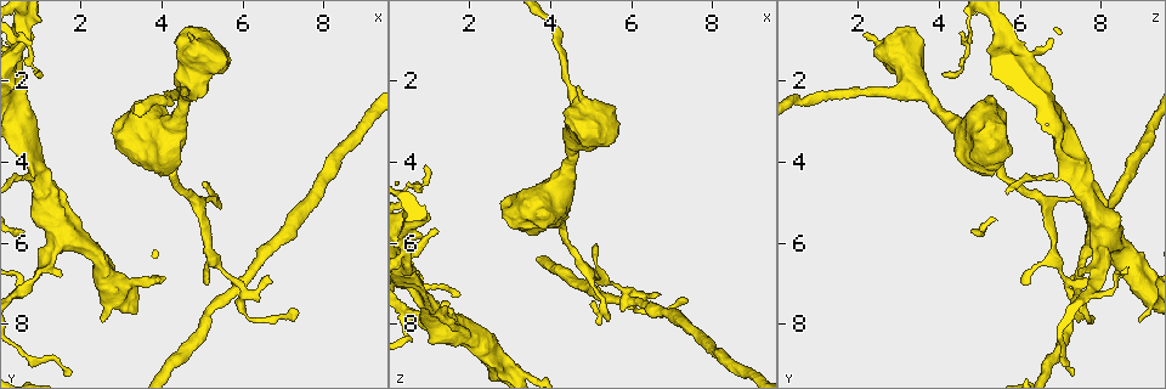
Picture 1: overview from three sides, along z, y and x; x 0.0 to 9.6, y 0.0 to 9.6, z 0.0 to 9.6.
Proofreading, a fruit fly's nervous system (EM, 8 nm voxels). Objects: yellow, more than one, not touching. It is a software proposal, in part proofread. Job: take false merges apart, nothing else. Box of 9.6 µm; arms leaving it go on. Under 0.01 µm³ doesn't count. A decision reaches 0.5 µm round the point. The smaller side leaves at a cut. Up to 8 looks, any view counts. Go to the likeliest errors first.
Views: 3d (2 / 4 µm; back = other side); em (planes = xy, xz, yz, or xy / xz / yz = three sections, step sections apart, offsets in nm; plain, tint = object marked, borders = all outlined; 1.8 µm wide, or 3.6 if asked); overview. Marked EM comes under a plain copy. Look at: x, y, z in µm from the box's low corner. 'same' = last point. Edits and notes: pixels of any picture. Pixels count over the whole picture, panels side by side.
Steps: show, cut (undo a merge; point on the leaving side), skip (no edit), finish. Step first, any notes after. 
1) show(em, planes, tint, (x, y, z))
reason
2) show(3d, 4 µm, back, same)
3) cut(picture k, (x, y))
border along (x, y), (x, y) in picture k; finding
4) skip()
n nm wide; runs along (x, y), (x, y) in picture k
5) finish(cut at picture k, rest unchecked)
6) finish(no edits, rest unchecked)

show(em, planes, tint, (6.00, 7.10, 7.40))
four-way junction

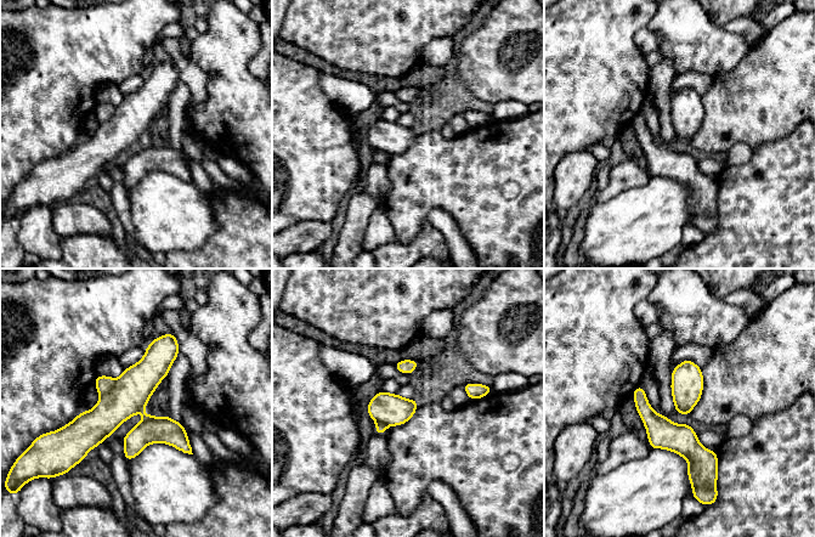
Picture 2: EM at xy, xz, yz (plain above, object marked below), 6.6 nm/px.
cut(picture 2, (131, 391))
220 nm wide; two cells meet here

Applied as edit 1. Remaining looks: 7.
show(overview)

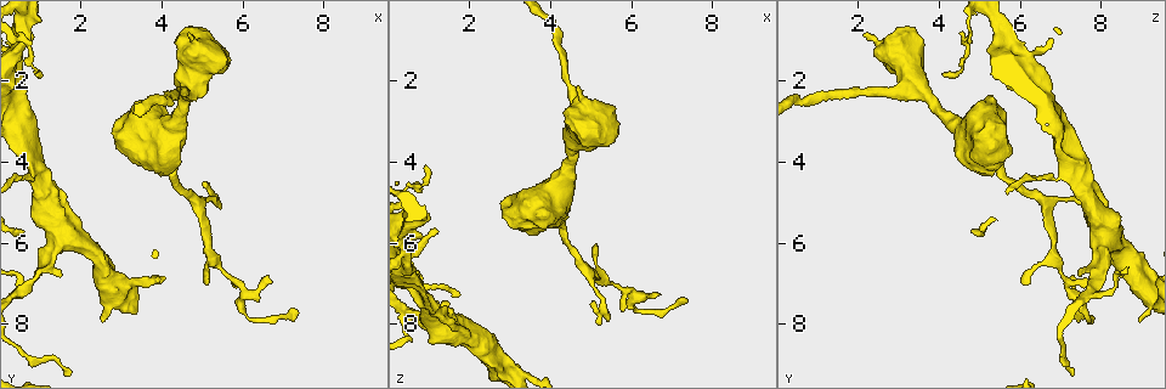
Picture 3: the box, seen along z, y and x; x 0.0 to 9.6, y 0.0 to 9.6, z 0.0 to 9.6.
show(3d, 4 µm, (1.15, 4.95, 7.70))
calibre changes

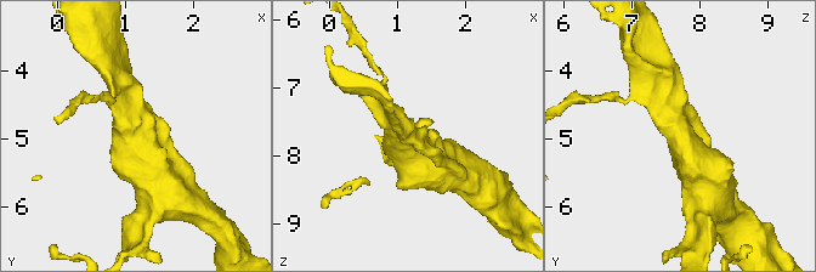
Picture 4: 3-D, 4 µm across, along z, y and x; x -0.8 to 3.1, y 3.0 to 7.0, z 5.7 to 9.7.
show(em, 3.6 µm, planes, tint, (1.15, 5.00, 7.75))
shape alone is not enough

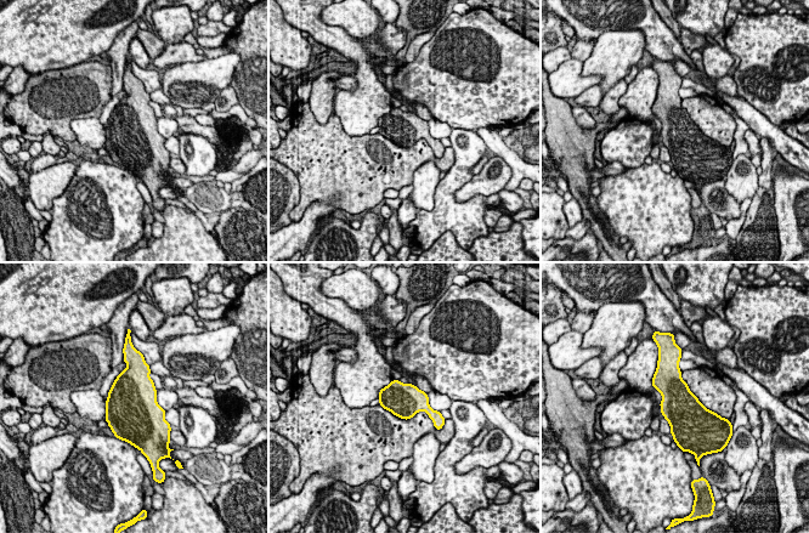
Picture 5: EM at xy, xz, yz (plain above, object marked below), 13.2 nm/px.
skip()
one cell here

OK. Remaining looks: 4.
show(3d, 4 µm, (2.80, 7.10, 9.20))
arms part here

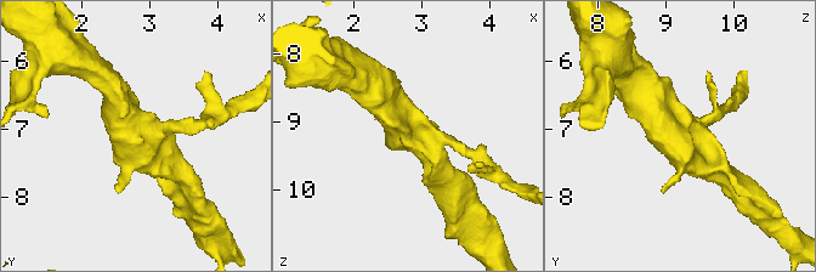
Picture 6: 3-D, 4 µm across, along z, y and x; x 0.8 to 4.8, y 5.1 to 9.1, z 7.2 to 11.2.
show(em, xz, step 16, tint, (2.85, 7.10, 9.15))
shape alone is not enough

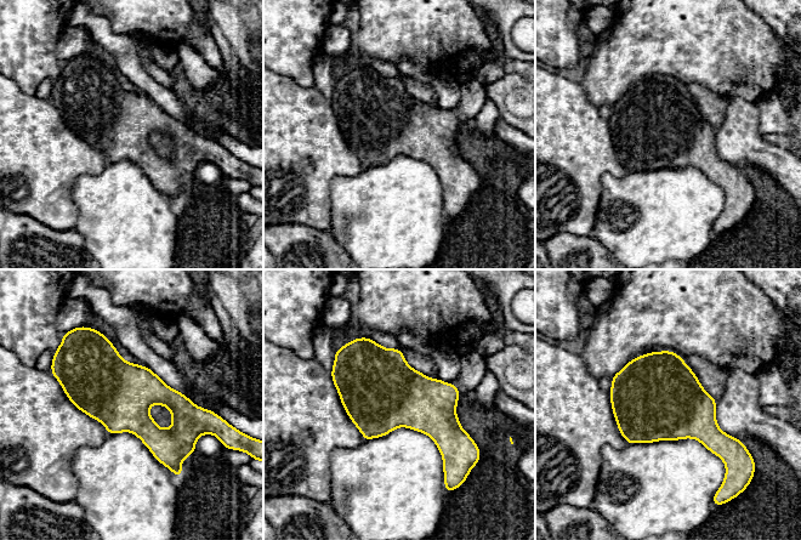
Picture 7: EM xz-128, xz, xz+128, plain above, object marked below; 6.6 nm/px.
show(em, planes, tint, same)
cut it another way

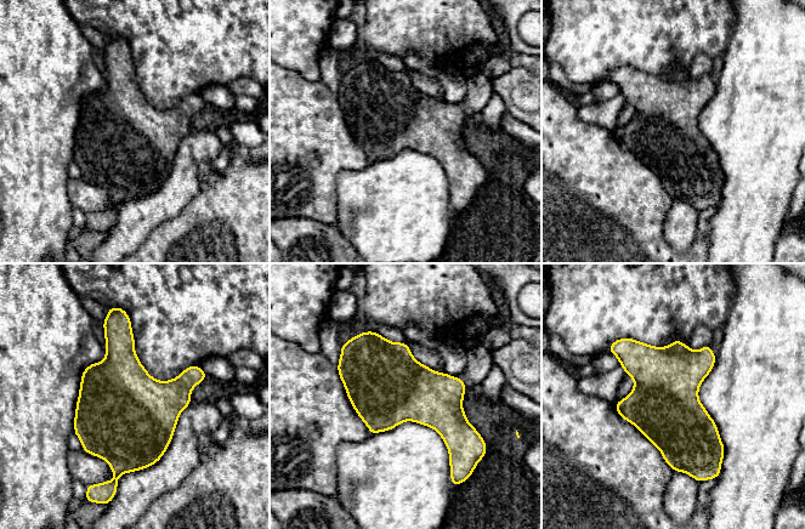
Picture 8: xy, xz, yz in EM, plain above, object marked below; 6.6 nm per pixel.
skip()
one cell here

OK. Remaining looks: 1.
show(em, planes, tint, (5.35, 4.90, 7.55))
sharp bend

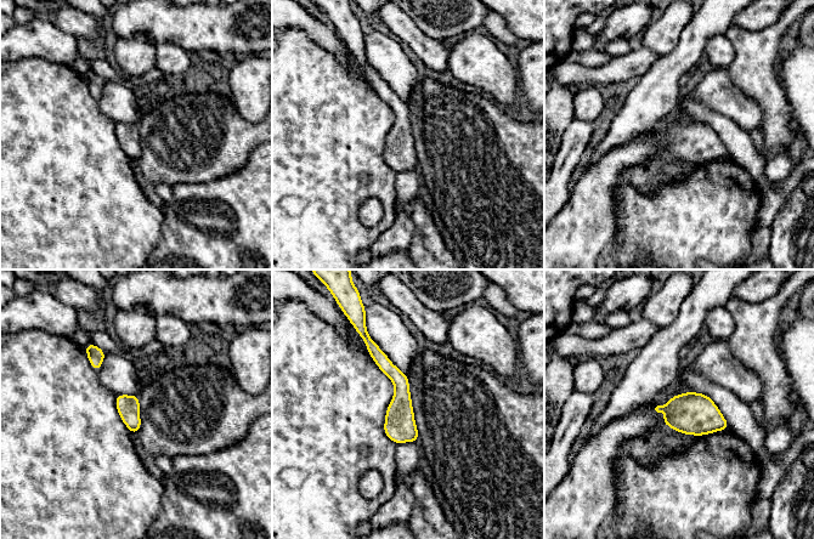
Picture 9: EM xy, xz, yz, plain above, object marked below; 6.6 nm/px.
skip()
runs along (371, 344), (400, 380), (401, 425), (414, 438) in picture 9; one cell here

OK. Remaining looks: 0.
finish(cut at picture 2, rest unchecked)

